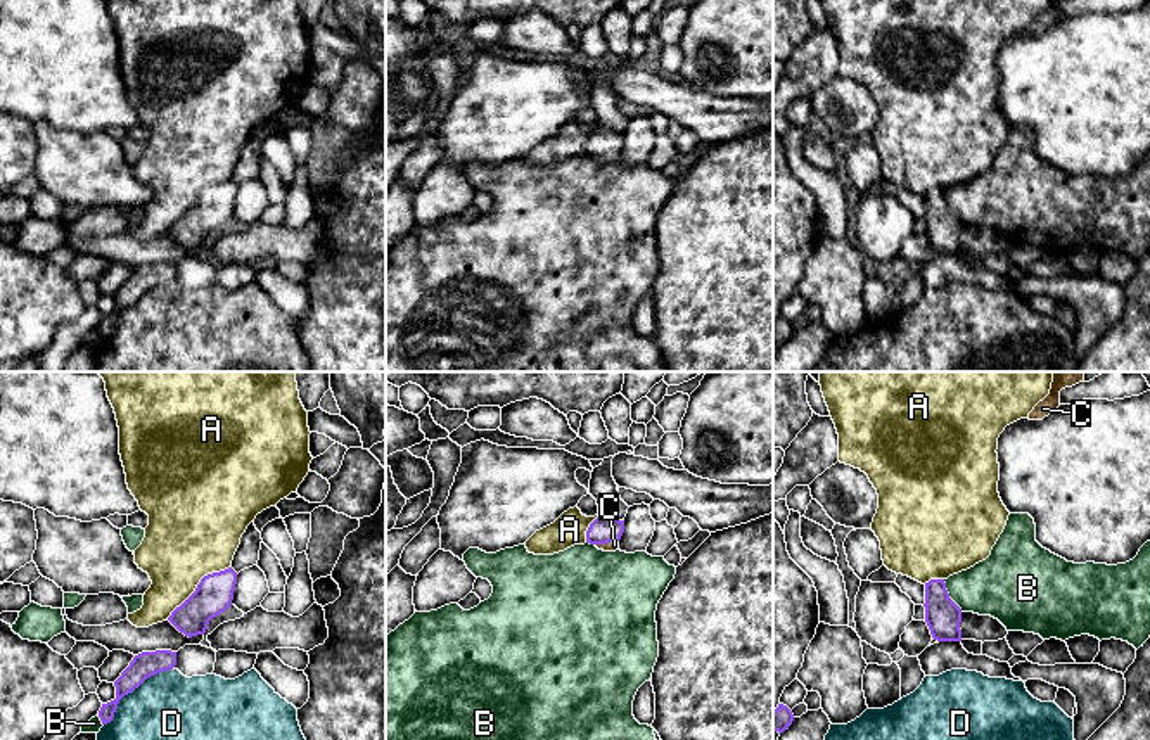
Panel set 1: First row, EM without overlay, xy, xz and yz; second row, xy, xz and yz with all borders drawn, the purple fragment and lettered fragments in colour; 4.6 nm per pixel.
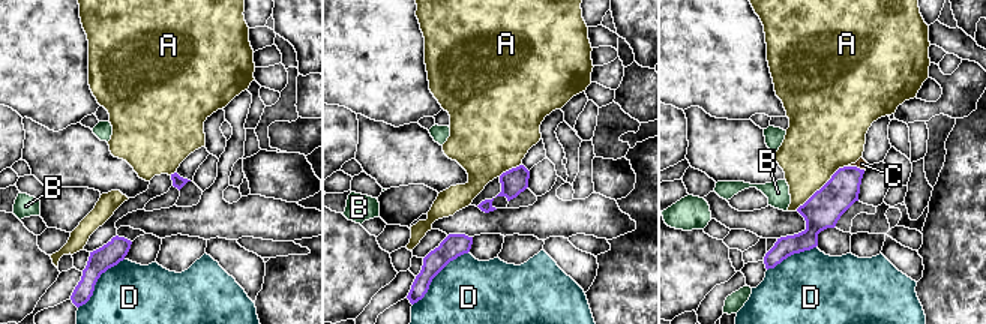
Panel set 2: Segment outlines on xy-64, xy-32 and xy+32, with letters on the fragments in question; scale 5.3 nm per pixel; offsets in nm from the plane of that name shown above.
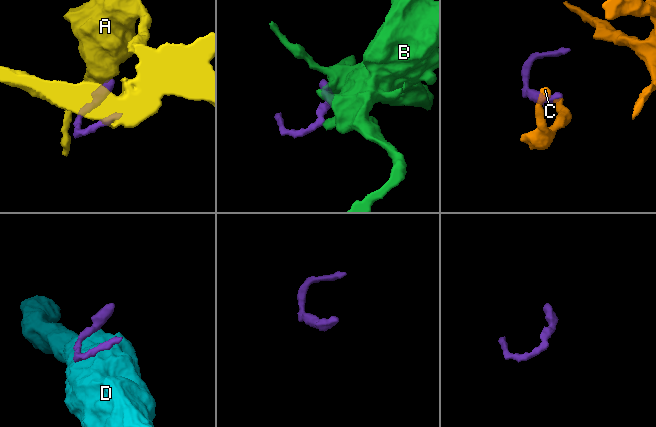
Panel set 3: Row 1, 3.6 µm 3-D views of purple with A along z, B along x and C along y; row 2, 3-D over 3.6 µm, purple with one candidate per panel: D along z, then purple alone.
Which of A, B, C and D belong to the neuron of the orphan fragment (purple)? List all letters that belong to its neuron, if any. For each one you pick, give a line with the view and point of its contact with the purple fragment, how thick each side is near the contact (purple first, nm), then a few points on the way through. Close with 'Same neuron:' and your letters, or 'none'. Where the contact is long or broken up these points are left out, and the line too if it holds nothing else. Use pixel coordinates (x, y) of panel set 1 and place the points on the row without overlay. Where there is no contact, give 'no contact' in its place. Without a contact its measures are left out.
C: meets purple in xz at (606, 154); 130 nm thick on the purple side, 50 nm on the other; runs through xz (604, 142), (606, 154), (614, 158)
Same neuron: C

